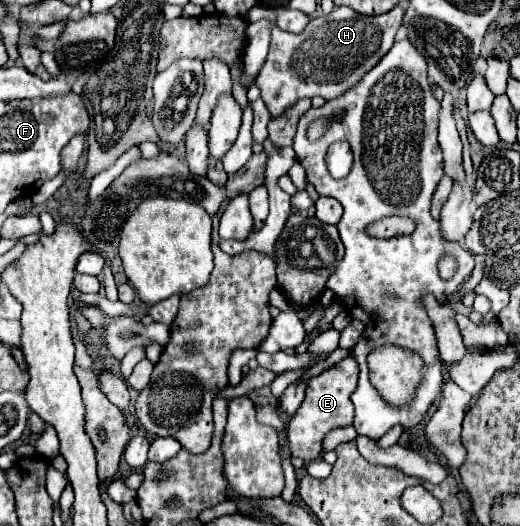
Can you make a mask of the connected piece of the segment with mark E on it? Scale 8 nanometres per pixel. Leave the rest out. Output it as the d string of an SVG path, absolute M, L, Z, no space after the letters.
M345 357L339 363L327 367L321 375L311 377L307 381L307 393L303 405L297 409L295 417L289 421L287 437L291 441L293 457L301 457L303 461L313 461L321 455L321 441L323 437L337 427L345 427L353 423L353 403L351 393L357 385L359 367L353 357Z

